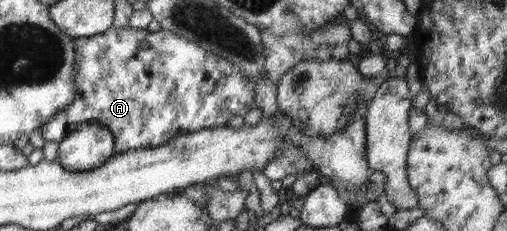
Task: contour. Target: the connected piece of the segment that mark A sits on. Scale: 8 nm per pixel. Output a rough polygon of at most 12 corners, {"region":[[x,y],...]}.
{"region":[[171,31],[74,37],[76,95],[114,153],[256,108],[236,65]]}

